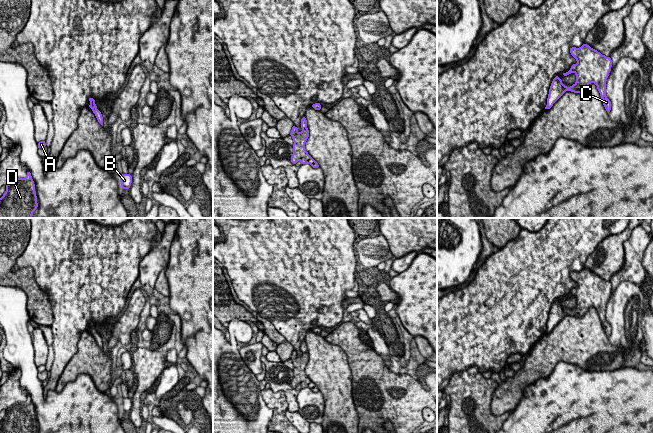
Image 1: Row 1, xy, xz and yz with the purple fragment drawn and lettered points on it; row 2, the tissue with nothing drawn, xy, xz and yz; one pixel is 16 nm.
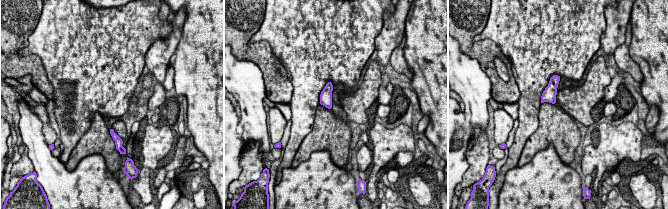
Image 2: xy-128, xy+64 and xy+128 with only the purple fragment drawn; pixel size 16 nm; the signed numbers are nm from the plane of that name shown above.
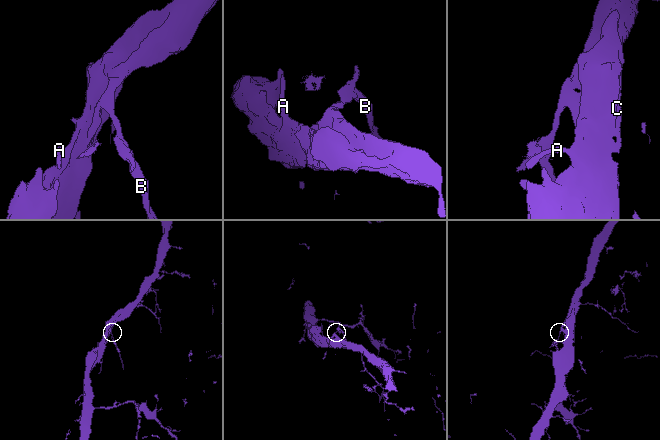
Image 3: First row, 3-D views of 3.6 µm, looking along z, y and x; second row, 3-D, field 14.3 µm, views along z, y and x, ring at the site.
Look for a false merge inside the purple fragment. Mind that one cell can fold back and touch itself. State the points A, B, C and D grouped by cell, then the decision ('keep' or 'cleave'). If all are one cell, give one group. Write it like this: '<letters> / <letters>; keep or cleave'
A C D / B; cleave

